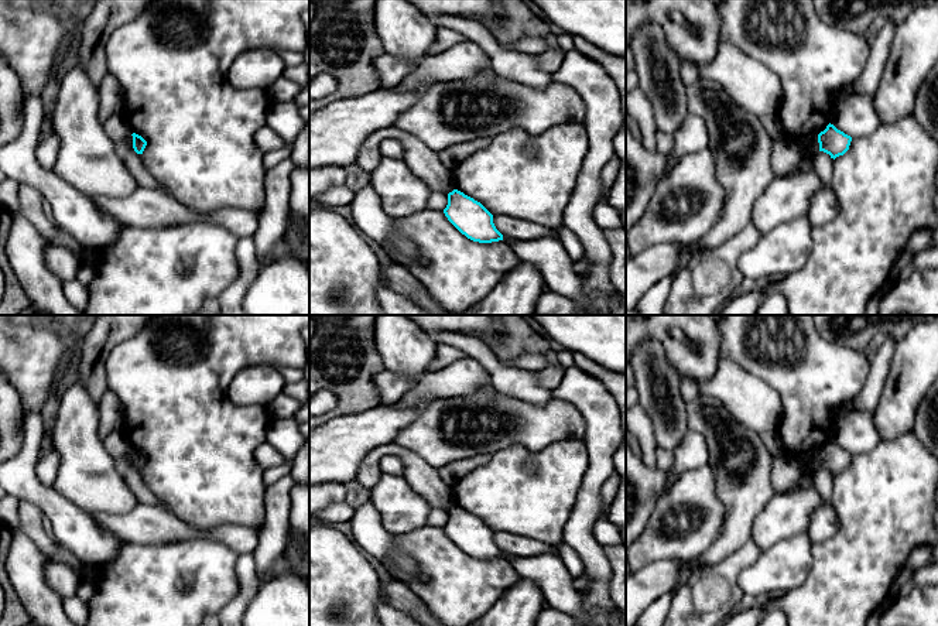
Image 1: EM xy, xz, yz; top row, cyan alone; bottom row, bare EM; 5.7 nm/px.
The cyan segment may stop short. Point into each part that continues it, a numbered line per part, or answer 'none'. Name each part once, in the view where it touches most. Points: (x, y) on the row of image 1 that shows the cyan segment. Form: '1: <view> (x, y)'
none

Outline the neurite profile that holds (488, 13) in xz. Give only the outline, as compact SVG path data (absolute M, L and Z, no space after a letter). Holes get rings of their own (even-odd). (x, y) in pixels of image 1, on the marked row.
M407 0L429 20L435 16L473 17L489 31L504 21L501 0Z

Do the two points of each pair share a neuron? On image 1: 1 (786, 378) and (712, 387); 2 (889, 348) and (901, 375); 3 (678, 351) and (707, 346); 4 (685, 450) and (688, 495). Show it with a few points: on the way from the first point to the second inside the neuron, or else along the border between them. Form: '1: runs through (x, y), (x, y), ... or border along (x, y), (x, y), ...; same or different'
1: border along (733, 362), (769, 383), (777, 392), (783, 406); different
2: border along (897, 342), (883, 387); different
3: runs through (687, 356), (702, 355); same
4: border along (707, 464), (687, 469), (678, 476); different

